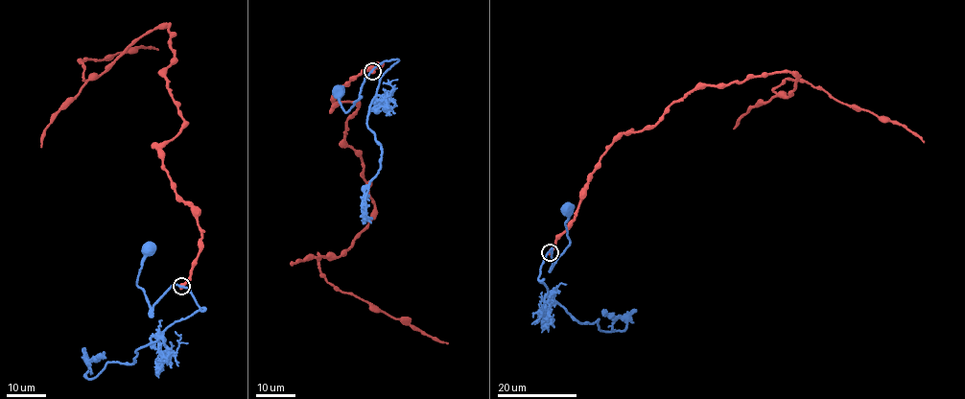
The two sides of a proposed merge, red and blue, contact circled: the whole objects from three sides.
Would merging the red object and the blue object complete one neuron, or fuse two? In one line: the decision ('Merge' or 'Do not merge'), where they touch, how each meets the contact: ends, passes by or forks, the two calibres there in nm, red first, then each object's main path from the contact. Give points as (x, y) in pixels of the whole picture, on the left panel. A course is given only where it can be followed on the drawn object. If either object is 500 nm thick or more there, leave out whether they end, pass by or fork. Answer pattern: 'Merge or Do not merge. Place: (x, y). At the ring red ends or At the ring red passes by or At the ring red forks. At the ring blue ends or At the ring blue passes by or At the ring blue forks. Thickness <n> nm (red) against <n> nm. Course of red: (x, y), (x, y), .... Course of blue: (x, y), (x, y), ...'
Do not merge. Place: (181, 286). Thickness 700 nm (red) against 200 nm. Course of red: (181, 287), (201, 230), (158, 152), (184, 122), (164, 76), (169, 25), (96, 79), (78, 59), (157, 50). Course of blue: (181, 286), (205, 310), (137, 349), (133, 363), (110, 362), (99, 374), (83, 376), (87, 361), (104, 351)

